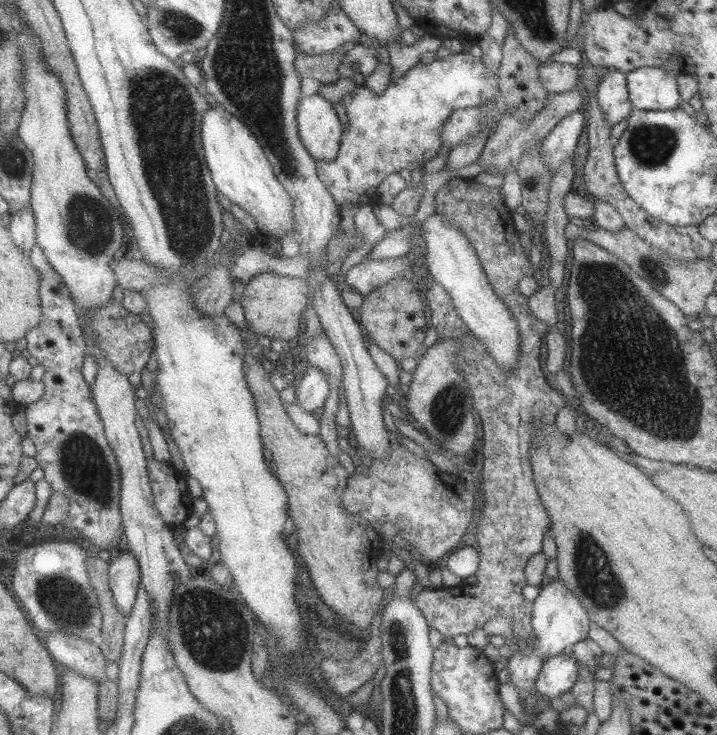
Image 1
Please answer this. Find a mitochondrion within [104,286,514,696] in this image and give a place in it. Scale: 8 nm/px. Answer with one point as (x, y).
(210, 634)

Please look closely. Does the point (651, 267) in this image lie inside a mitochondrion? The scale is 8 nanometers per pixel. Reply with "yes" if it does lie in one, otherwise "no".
yes

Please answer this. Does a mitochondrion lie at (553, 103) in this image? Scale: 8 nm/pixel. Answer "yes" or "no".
no

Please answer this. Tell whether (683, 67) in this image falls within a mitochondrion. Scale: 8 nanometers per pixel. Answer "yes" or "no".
no

